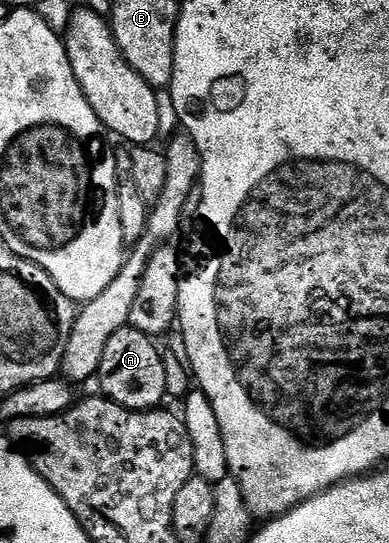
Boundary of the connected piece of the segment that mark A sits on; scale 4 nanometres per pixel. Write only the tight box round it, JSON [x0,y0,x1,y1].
[96,325,166,411]

